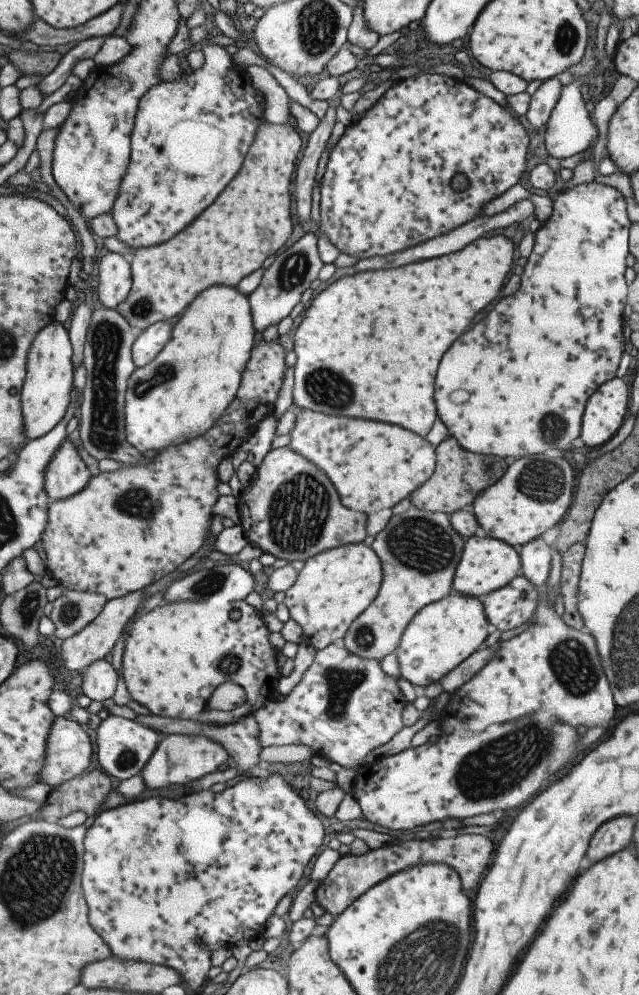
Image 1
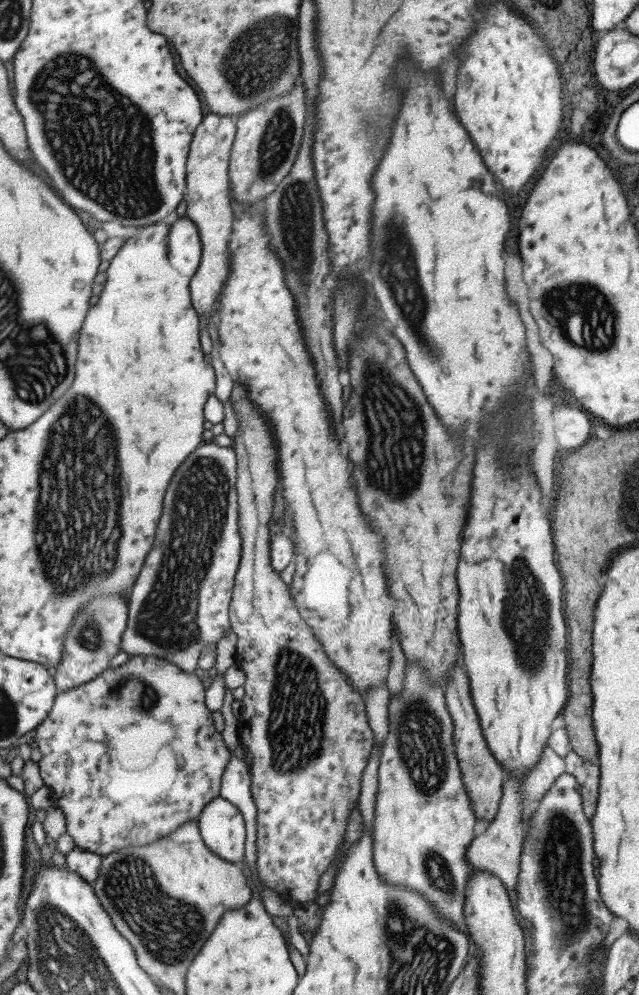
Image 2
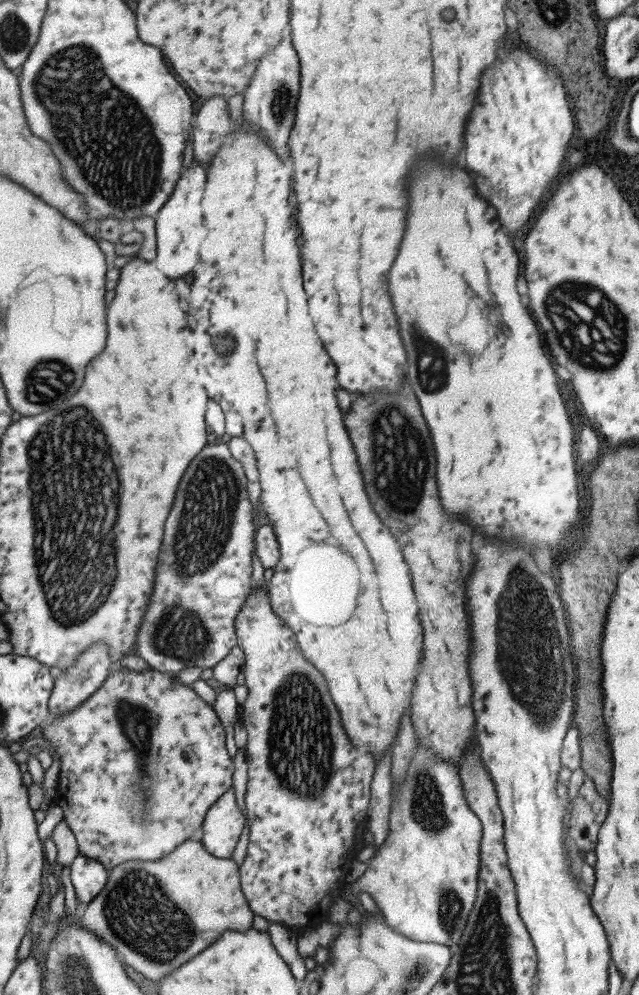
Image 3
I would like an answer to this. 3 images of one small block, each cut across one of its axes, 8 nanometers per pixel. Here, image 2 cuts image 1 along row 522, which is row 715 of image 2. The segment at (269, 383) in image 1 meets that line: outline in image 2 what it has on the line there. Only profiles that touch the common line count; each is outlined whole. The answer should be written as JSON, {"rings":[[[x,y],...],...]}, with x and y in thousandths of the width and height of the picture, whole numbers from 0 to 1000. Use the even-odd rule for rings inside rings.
{"rings":[[[214,658],[196,667],[169,669],[149,683],[125,687],[99,695],[89,695],[81,706],[78,716],[58,728],[55,734],[55,748],[64,760],[58,767],[59,778],[70,791],[86,798],[88,811],[99,817],[103,837],[111,840],[116,851],[146,858],[171,859],[183,854],[239,848],[241,844],[269,837],[282,828],[294,824],[305,825],[315,813],[330,803],[343,798],[346,792],[346,778],[362,759],[349,748],[346,738],[335,732],[327,713],[319,707],[319,692],[315,688],[318,680],[310,675],[286,675],[282,670],[263,663],[236,658]]]}

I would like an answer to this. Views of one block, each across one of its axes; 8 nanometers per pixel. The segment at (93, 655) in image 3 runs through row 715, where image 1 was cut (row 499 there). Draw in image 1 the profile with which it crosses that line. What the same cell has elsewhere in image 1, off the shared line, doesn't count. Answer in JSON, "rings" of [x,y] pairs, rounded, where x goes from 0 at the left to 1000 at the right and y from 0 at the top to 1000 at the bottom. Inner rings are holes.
{"rings":[[[102,442],[69,473],[69,492],[77,504],[121,497],[139,485],[141,475],[117,450]]]}

